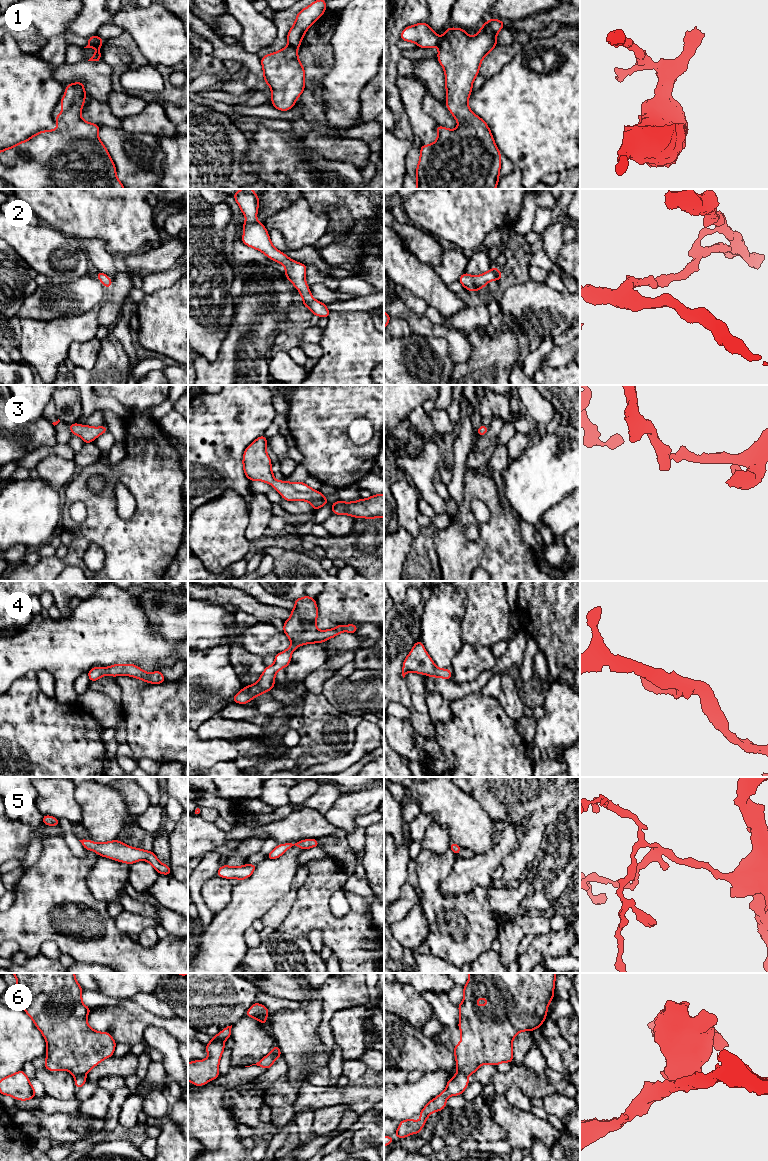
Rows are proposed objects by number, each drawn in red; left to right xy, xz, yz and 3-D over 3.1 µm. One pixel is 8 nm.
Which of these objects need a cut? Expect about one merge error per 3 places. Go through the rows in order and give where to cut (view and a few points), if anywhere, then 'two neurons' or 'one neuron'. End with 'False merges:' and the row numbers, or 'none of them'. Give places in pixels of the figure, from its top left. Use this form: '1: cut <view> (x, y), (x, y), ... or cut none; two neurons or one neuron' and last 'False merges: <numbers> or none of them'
1: cut yz (439, 36), (439, 41), (436, 45); two neurons
2: cut none; one neuron
3: cut none; one neuron
4: cut none; one neuron
5: cut none; one neuron
6: cut xy (84, 1074), (78, 1074), (75, 1077); two neurons
False merges: 1, 6

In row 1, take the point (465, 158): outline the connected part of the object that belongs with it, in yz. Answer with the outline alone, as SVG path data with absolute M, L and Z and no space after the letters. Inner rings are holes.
M490 18L474 37L469 36L465 30L458 27L448 27L445 34L442 37L439 36L437 60L445 71L446 107L458 121L458 126L455 130L450 130L437 125L437 140L430 145L421 144L420 160L416 168L416 189L495 189L497 187L500 178L501 153L486 122L469 108L468 99L483 58L498 45L496 36L505 26L506 24L501 20Z

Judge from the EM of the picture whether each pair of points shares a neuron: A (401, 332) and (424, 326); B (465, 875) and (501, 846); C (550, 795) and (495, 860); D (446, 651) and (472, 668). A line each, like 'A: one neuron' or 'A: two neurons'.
A: two neurons
B: one neuron
C: two neurons
D: two neurons

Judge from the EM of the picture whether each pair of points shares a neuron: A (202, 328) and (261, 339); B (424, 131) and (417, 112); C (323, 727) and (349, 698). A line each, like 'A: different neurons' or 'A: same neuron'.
A: different neurons
B: same neuron
C: different neurons

